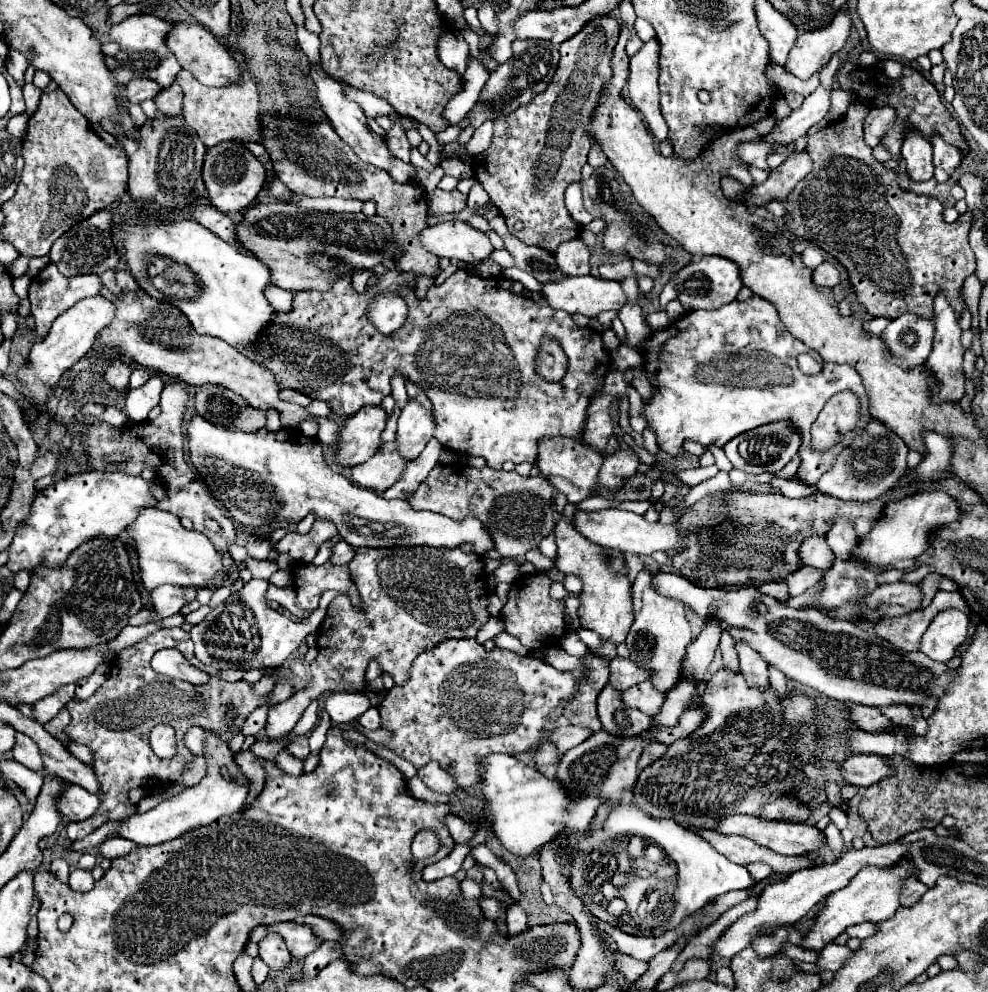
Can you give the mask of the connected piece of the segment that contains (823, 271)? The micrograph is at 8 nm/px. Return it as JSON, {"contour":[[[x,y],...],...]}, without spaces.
{"contour":[[[823,262],[821,266],[817,266],[813,270],[813,278],[815,282],[819,282],[821,286],[837,286],[841,280],[841,266],[835,262]]]}

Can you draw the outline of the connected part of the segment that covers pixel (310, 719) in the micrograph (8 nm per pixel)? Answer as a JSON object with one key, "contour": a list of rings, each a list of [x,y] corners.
{"contour":[[[313,700],[311,704],[307,707],[301,720],[296,724],[296,726],[289,733],[289,737],[295,737],[303,735],[313,729],[318,720],[318,702]]]}

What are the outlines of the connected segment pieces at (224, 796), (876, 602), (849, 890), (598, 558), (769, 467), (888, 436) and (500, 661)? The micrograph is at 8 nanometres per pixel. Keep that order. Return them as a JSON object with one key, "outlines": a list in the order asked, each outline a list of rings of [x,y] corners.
{"outlines":[[[[211,732],[205,734],[204,752],[205,758],[209,762],[209,770],[207,770],[207,776],[197,786],[191,786],[177,796],[163,800],[157,808],[145,812],[145,814],[133,814],[131,818],[123,820],[121,828],[119,828],[119,836],[133,840],[139,846],[153,846],[153,844],[161,844],[161,842],[179,838],[201,826],[209,826],[211,822],[215,822],[221,816],[231,816],[231,814],[239,812],[247,800],[249,786],[237,784],[237,782],[221,776],[222,766],[226,763],[236,763],[234,753],[226,743],[215,738],[215,734],[211,734]]],[[[895,582],[895,584],[881,584],[867,602],[879,610],[883,616],[905,616],[909,612],[915,612],[921,608],[923,592],[921,584],[907,584],[907,582]]],[[[901,858],[895,866],[889,866],[889,868],[863,866],[845,888],[837,890],[827,898],[823,910],[817,914],[815,926],[811,928],[809,936],[805,936],[803,948],[823,950],[823,946],[833,942],[841,932],[847,930],[847,926],[853,926],[859,922],[883,922],[891,918],[897,912],[897,898],[909,876],[917,876],[917,868],[909,858]]],[[[561,518],[555,524],[557,558],[555,568],[563,574],[577,574],[583,580],[583,590],[579,594],[579,620],[583,628],[595,630],[603,640],[615,644],[623,642],[633,624],[633,604],[631,604],[631,580],[625,574],[611,570],[609,550],[587,540],[573,524],[573,518]]],[[[779,422],[779,424],[767,424],[767,426],[759,426],[751,432],[743,432],[739,436],[735,436],[733,440],[729,440],[723,450],[727,454],[727,458],[731,460],[731,464],[747,474],[763,474],[763,472],[777,472],[781,470],[795,454],[799,446],[799,438],[793,434],[793,430]]],[[[873,420],[865,428],[865,434],[847,440],[847,446],[837,456],[835,466],[817,482],[817,490],[841,500],[871,502],[899,484],[907,470],[907,450],[909,448],[897,434],[891,434],[891,430],[887,430],[881,422]]],[[[465,638],[465,640],[445,640],[445,642],[437,644],[435,648],[431,648],[431,650],[427,650],[427,652],[419,654],[419,658],[417,658],[417,660],[413,662],[413,666],[411,666],[411,678],[409,678],[409,682],[407,682],[405,686],[401,686],[401,688],[399,688],[399,686],[393,686],[393,690],[385,694],[385,698],[383,698],[383,702],[381,702],[381,726],[393,732],[393,740],[387,744],[387,748],[391,748],[391,750],[393,750],[395,754],[399,754],[401,758],[409,760],[415,768],[421,768],[421,766],[425,766],[429,760],[435,760],[435,762],[439,762],[443,768],[447,768],[447,770],[453,774],[453,778],[455,778],[455,782],[457,782],[459,788],[471,788],[473,784],[481,782],[481,762],[483,762],[485,756],[497,754],[497,752],[515,756],[515,754],[523,754],[523,752],[535,750],[535,748],[545,740],[547,728],[551,726],[551,720],[549,720],[547,716],[549,716],[551,712],[563,708],[563,702],[567,702],[567,700],[573,698],[575,688],[577,688],[577,678],[575,678],[571,672],[555,670],[553,666],[545,664],[545,662],[539,660],[539,658],[519,656],[519,654],[515,654],[515,652],[499,650],[499,648],[487,652],[475,638],[473,638],[473,640],[467,640],[467,638]]]]}

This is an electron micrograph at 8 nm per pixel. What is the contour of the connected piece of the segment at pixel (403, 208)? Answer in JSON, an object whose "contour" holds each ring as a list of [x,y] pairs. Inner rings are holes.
{"contour":[[[265,116],[261,120],[261,126],[263,126],[263,134],[259,142],[267,148],[279,180],[289,190],[305,196],[341,196],[341,198],[375,200],[377,214],[385,216],[393,224],[395,242],[403,250],[403,256],[397,258],[395,262],[397,270],[417,272],[417,274],[435,274],[439,256],[425,250],[419,238],[419,234],[429,226],[427,198],[423,196],[421,186],[409,184],[409,182],[397,184],[391,180],[389,172],[359,160],[357,154],[335,134],[329,122],[307,126],[291,118]]]}

